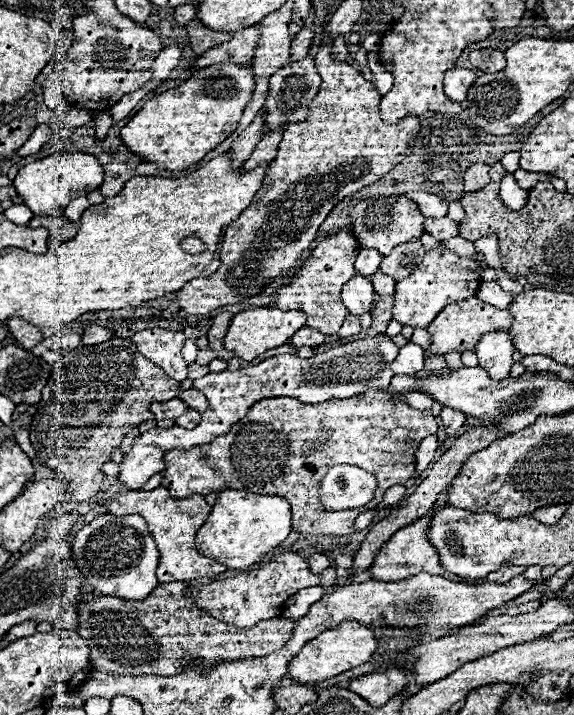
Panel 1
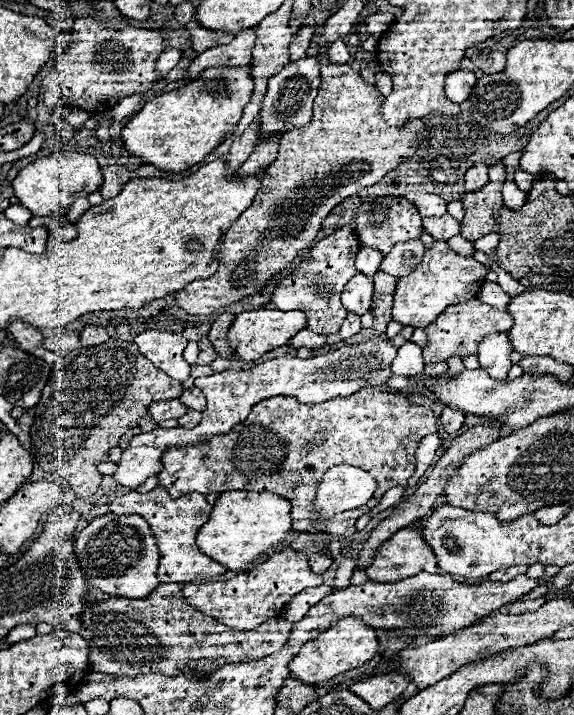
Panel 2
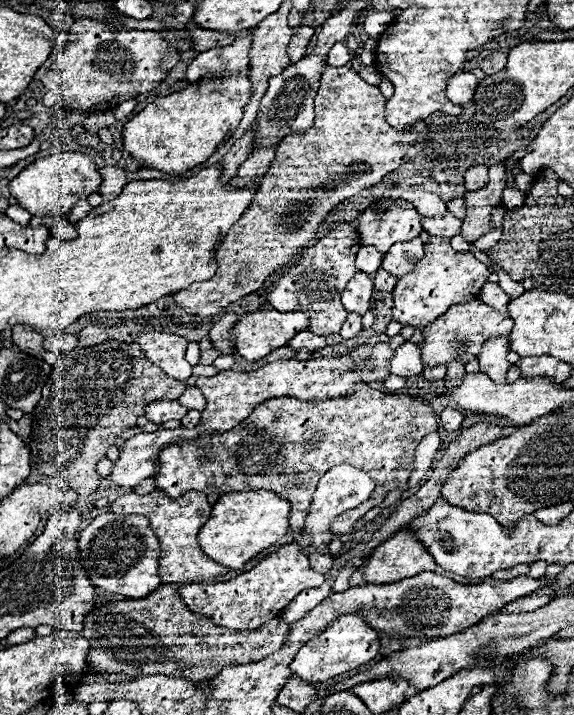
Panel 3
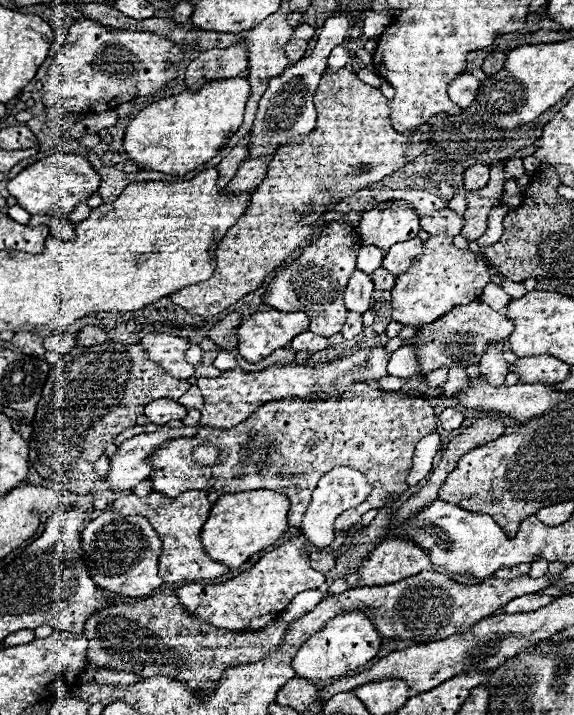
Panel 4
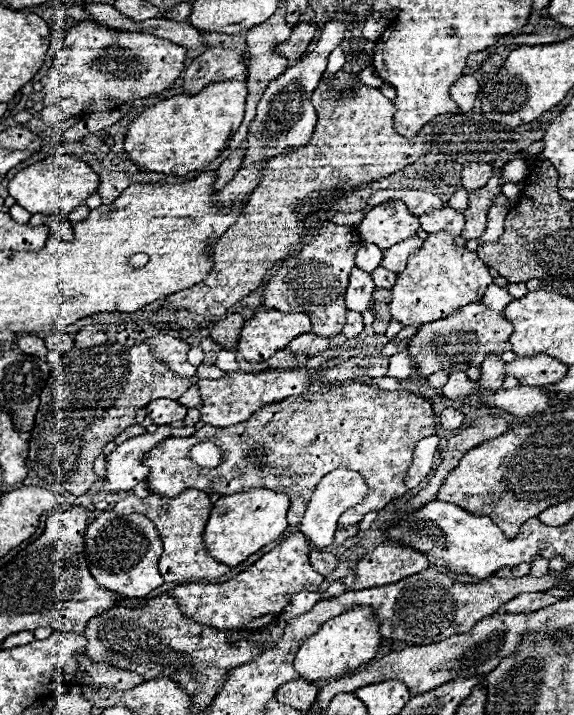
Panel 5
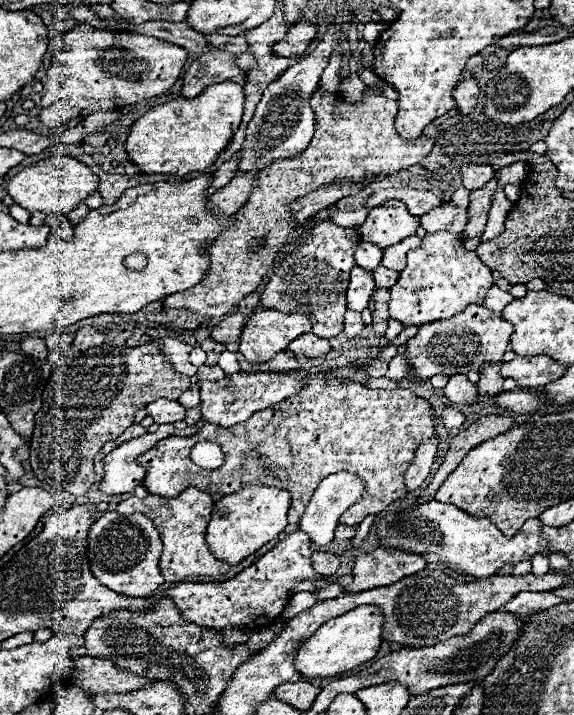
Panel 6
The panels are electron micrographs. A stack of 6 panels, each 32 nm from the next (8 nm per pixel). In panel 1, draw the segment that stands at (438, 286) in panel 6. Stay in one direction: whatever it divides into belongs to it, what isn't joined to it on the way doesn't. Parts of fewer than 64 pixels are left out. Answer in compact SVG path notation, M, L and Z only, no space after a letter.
M440 242L434 250L426 252L422 264L418 264L410 276L396 282L392 318L402 326L426 328L448 304L474 296L480 282L482 282L480 262L472 258L460 258Z

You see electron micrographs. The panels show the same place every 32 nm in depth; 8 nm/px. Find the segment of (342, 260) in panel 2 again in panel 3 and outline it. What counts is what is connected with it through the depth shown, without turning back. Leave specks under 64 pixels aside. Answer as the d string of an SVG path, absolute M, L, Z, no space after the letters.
M332 224L330 232L302 250L302 256L280 274L268 292L268 304L280 312L306 312L310 318L310 330L320 336L336 334L344 324L348 310L342 306L342 290L354 276L356 252L360 250L358 232L348 224Z

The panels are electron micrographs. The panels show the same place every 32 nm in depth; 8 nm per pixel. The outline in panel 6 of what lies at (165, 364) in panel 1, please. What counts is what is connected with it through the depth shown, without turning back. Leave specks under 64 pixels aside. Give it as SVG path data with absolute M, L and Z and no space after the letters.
M164 338L162 340L162 352L172 360L176 372L186 374L186 376L196 374L196 366L192 366L190 360L188 360L188 352L192 352L190 344L184 344L176 338Z

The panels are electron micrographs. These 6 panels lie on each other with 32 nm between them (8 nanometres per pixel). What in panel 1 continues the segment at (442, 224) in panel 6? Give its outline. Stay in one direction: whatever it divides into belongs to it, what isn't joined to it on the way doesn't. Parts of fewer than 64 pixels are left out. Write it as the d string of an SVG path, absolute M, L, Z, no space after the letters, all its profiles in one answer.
M450 216L426 218L424 230L442 242L442 240L448 240L452 236L458 236L458 222L454 222Z

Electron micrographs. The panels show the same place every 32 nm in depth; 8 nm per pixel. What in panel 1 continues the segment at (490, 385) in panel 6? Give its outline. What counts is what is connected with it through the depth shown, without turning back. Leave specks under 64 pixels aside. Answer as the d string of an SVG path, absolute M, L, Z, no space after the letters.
M490 332L484 334L476 346L476 356L480 362L480 368L484 368L494 380L502 380L508 376L512 368L512 354L514 346L508 332Z

